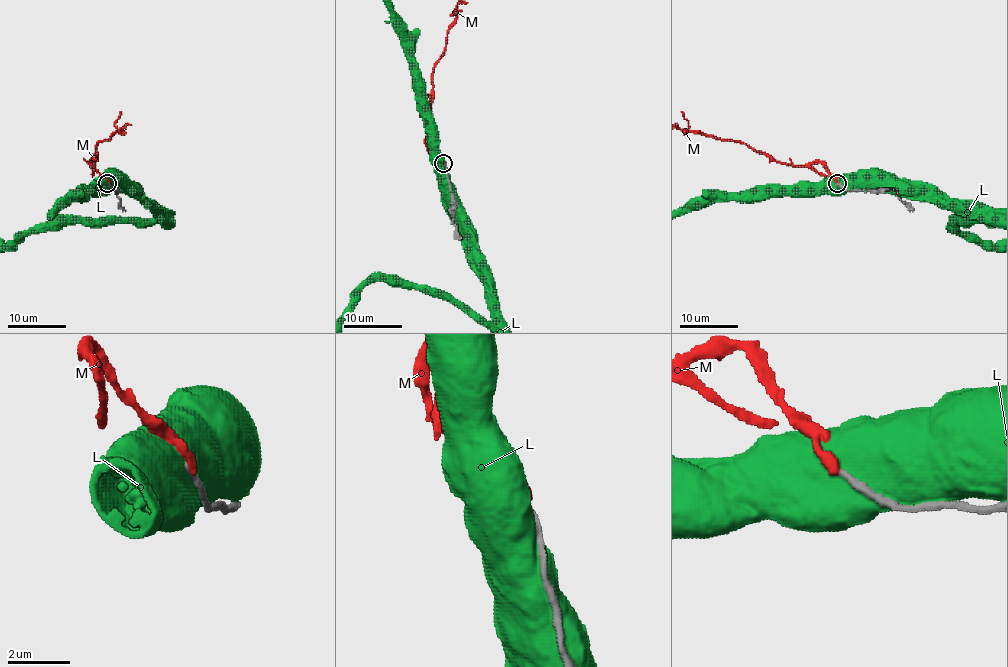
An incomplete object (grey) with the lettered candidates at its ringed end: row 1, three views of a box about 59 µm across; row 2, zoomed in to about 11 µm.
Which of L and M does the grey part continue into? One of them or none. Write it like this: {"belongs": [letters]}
{"belongs": []}

